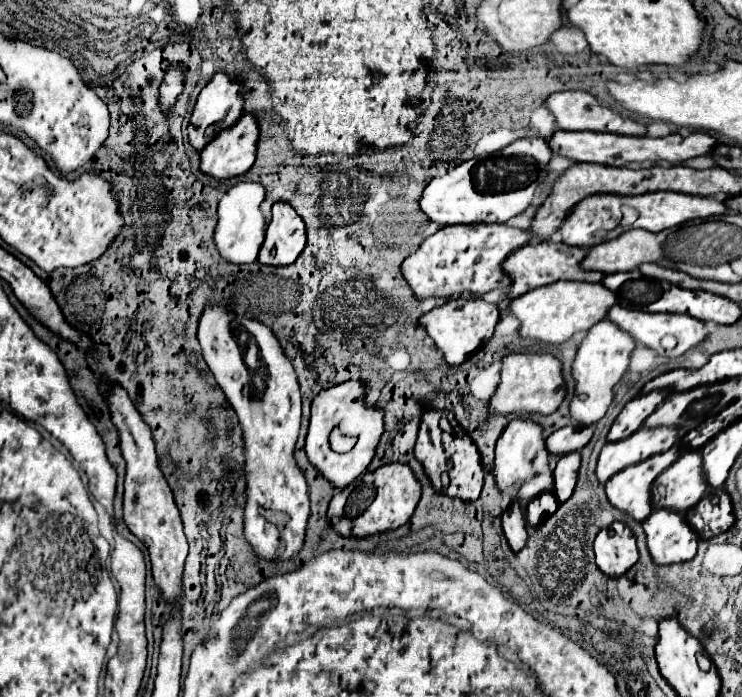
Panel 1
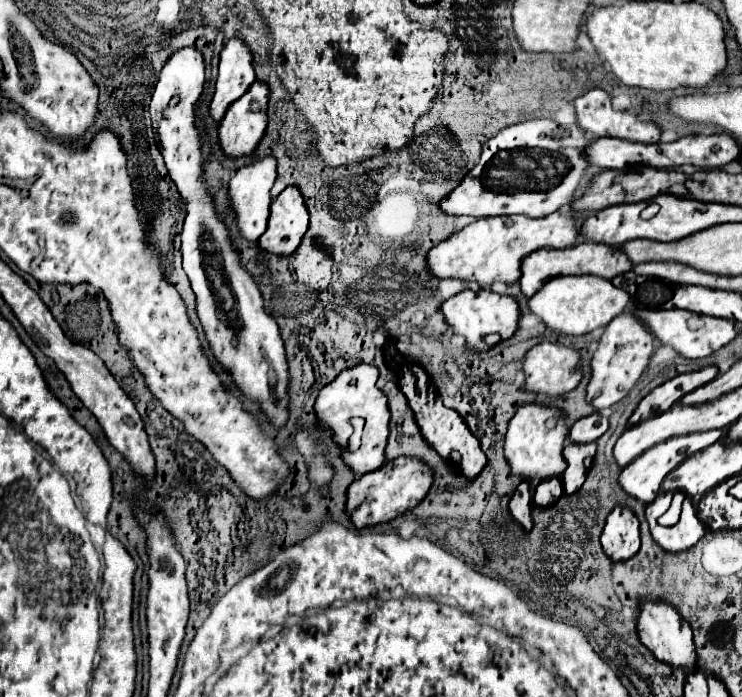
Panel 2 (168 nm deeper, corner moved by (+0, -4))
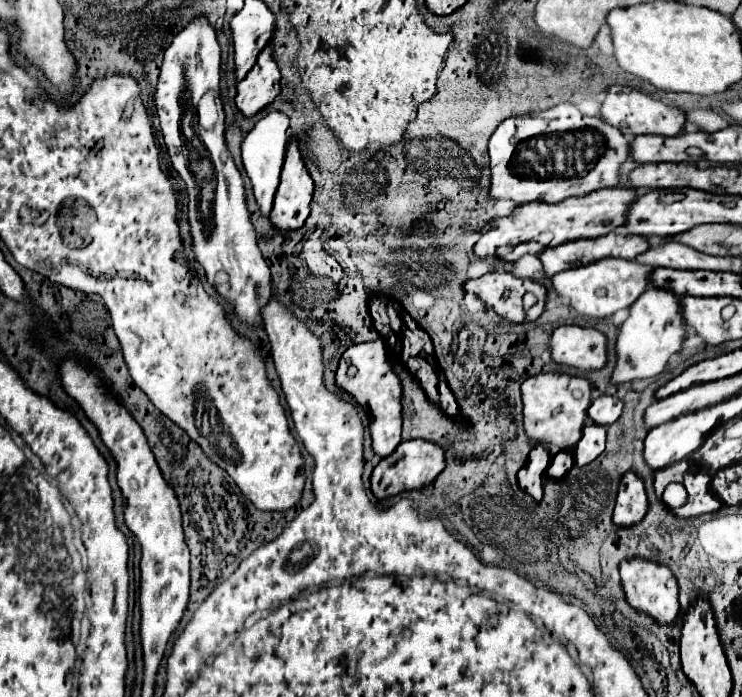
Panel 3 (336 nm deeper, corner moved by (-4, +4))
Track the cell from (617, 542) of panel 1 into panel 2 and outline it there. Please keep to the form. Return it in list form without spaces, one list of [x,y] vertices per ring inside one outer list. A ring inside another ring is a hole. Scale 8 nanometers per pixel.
[[[617,505],[605,523],[601,533],[603,551],[611,561],[623,561],[639,551],[639,521],[629,507]]]

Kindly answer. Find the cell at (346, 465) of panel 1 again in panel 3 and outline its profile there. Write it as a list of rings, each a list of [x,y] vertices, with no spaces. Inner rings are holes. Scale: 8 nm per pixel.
[[[377,339],[369,343],[351,345],[339,361],[339,369],[335,373],[335,385],[343,389],[345,393],[349,393],[361,407],[371,409],[373,453],[379,457],[389,457],[395,451],[395,447],[401,443],[401,383],[399,383],[399,377],[391,371],[391,365],[387,361],[385,343]],[[349,365],[357,367],[357,375],[351,379],[347,377]]]

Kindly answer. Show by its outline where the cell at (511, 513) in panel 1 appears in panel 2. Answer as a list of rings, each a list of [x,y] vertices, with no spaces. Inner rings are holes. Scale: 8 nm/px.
[[[521,481],[509,501],[509,511],[511,515],[515,517],[515,521],[525,529],[529,531],[533,527],[533,521],[531,521],[531,501],[533,501],[533,495],[531,495],[531,483],[529,481]]]

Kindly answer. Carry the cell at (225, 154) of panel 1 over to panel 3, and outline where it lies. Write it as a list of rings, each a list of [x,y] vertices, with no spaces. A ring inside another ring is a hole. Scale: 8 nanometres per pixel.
[[[265,47],[259,53],[255,67],[237,85],[235,103],[245,117],[253,117],[263,111],[279,93],[279,67],[273,61],[273,51]]]

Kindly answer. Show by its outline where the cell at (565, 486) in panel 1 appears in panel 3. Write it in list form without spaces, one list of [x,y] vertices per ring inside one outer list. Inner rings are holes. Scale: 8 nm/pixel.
[[[587,423],[583,427],[581,441],[575,447],[575,465],[577,467],[583,467],[583,465],[595,461],[603,453],[603,449],[605,449],[605,433],[607,433],[607,427],[603,427],[603,425]]]

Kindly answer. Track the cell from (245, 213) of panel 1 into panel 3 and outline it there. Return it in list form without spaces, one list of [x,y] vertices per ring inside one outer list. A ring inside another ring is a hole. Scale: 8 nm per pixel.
[[[269,113],[265,115],[243,139],[241,145],[241,155],[243,155],[243,167],[247,171],[247,177],[253,183],[253,195],[257,199],[257,205],[263,215],[269,215],[273,207],[273,197],[279,185],[279,173],[283,167],[283,157],[285,157],[285,135],[287,135],[289,119],[283,113]]]

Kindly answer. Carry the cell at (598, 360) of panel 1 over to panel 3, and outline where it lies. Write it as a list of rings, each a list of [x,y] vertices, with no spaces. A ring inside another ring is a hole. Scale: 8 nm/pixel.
[[[647,289],[629,307],[629,317],[619,327],[619,335],[615,343],[617,363],[611,373],[611,385],[623,385],[645,377],[655,377],[665,369],[667,359],[681,349],[685,327],[679,315],[679,299],[681,297],[677,297],[671,291]]]

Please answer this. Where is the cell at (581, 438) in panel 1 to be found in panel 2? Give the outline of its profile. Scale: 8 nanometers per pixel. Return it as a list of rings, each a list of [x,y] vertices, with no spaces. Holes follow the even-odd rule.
[[[593,413],[593,415],[587,415],[587,417],[579,419],[571,427],[569,439],[573,443],[589,443],[589,441],[599,439],[607,431],[607,427],[609,427],[609,419],[603,417],[601,413]]]

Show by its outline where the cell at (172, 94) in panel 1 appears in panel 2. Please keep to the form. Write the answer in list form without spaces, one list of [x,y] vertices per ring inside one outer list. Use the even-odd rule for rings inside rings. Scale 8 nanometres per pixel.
[[[195,47],[179,49],[163,65],[149,105],[157,147],[165,159],[169,177],[177,185],[187,207],[181,231],[183,271],[191,281],[191,289],[197,297],[197,313],[217,361],[233,375],[243,395],[259,401],[267,417],[277,427],[283,427],[287,421],[289,371],[279,325],[265,311],[263,295],[251,273],[241,265],[237,249],[229,239],[227,225],[215,209],[209,185],[203,181],[201,131],[195,125],[195,107],[203,93],[203,85],[203,53]]]

